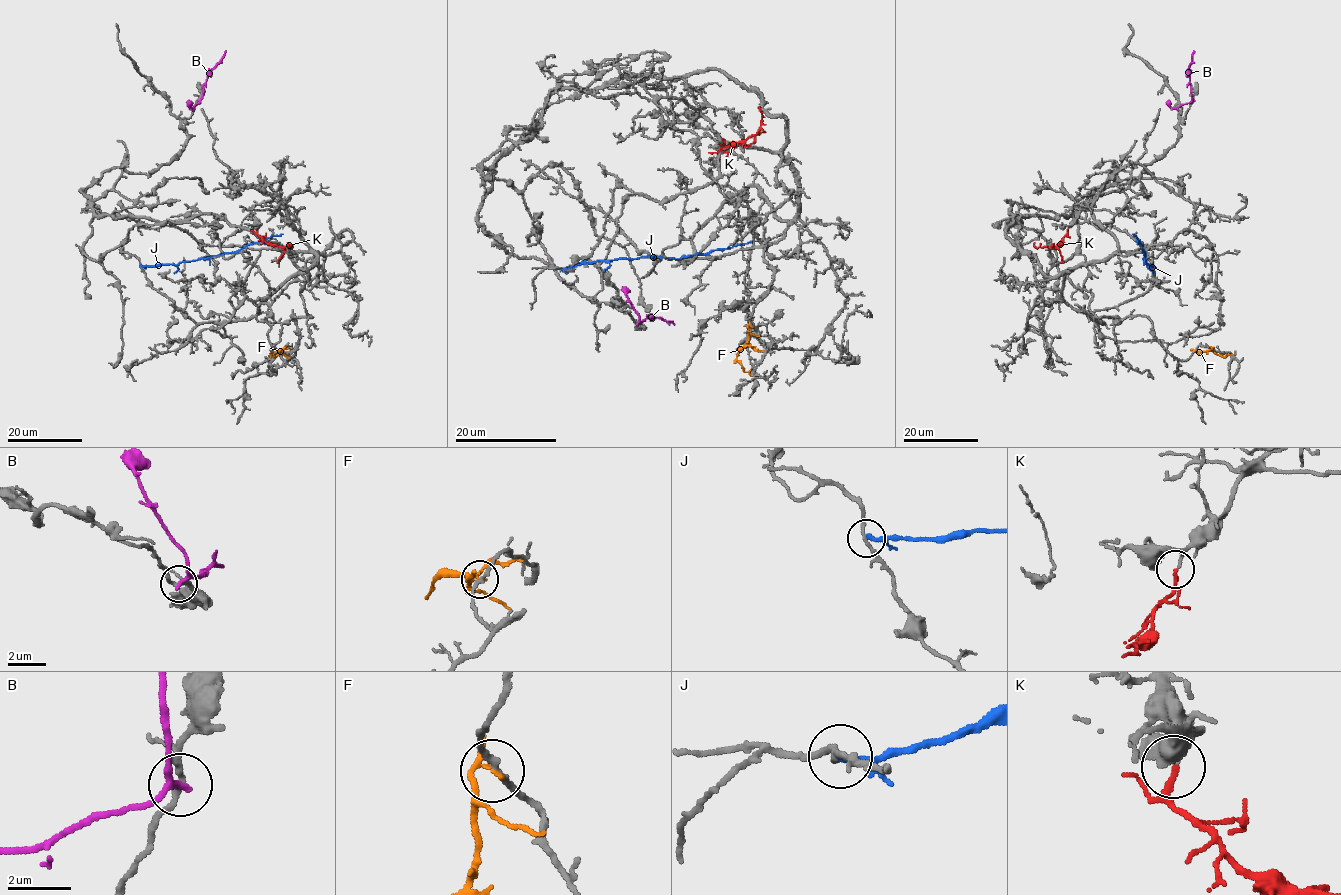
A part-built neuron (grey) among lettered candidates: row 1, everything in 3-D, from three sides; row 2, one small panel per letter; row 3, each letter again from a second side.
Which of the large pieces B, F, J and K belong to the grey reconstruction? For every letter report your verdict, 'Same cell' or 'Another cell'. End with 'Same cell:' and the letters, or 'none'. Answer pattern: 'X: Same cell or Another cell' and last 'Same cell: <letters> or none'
B: Another cell
F: Another cell
J: Another cell
K: Same cell
Same cell: K

